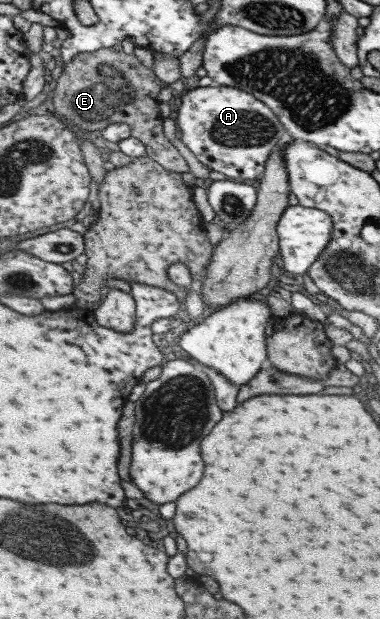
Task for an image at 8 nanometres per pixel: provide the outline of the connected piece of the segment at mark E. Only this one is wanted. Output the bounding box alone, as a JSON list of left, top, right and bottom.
[52,48,188,174]

